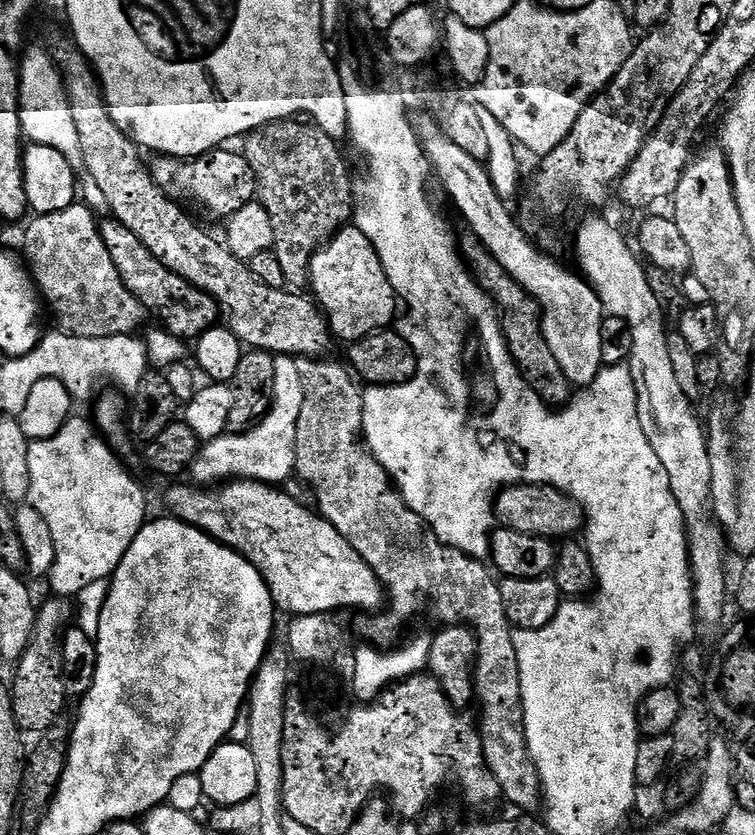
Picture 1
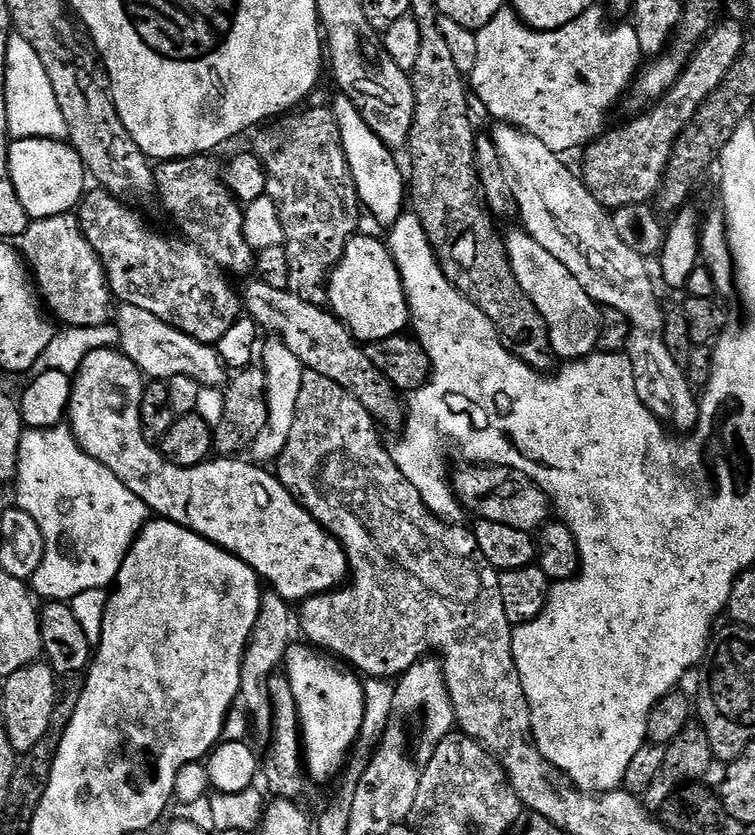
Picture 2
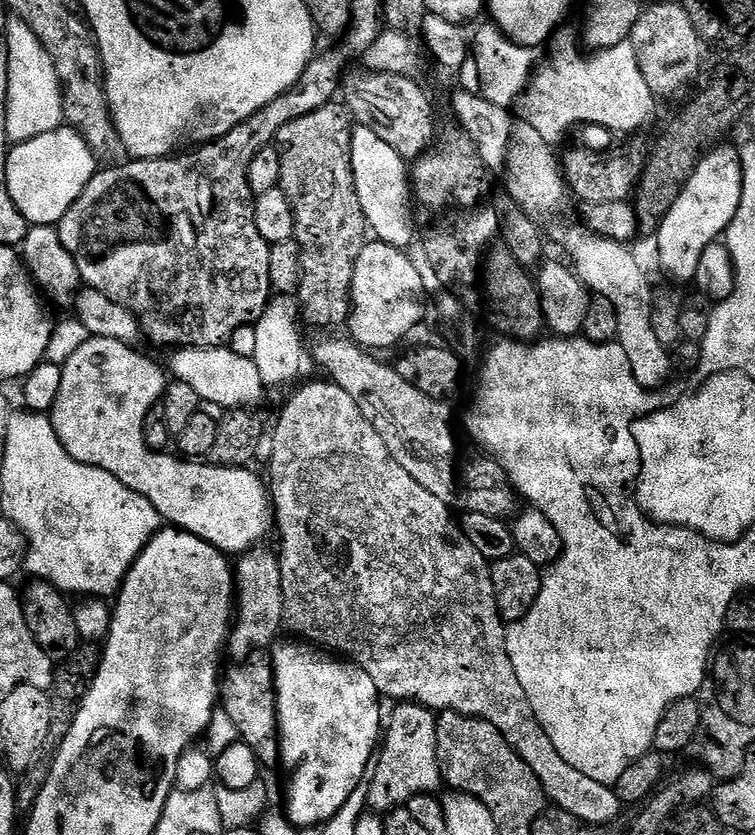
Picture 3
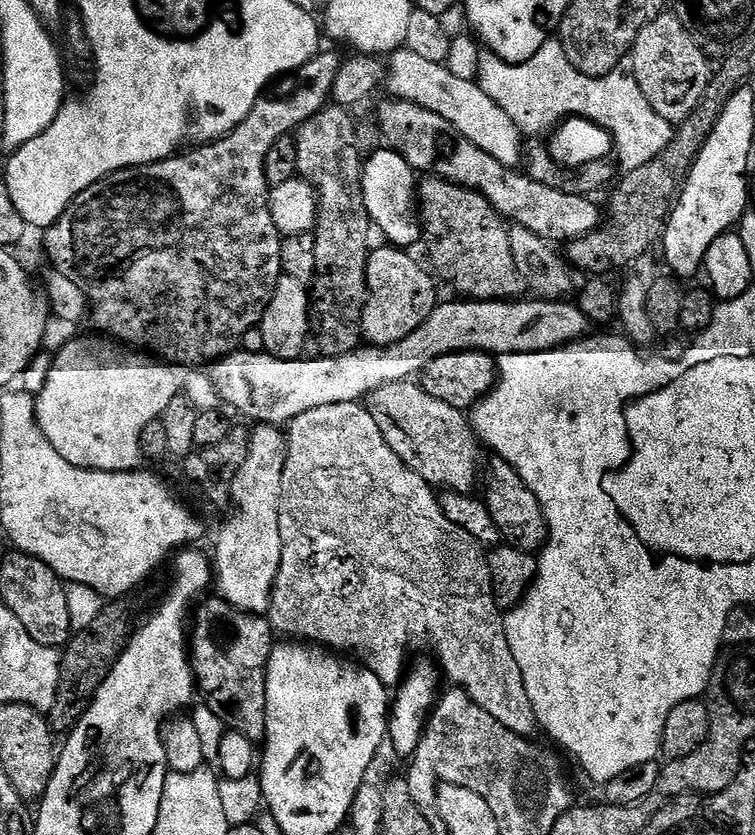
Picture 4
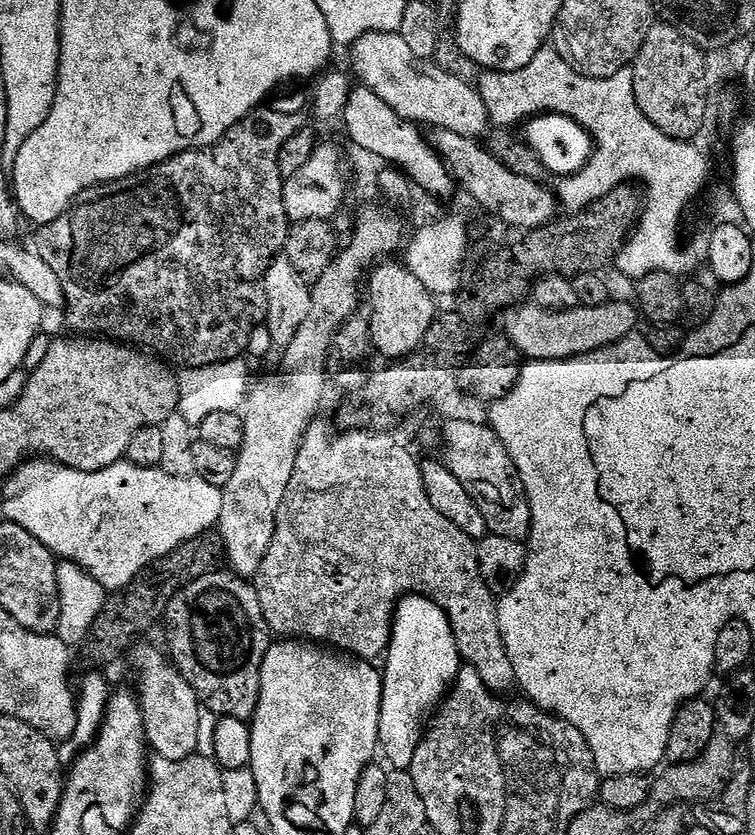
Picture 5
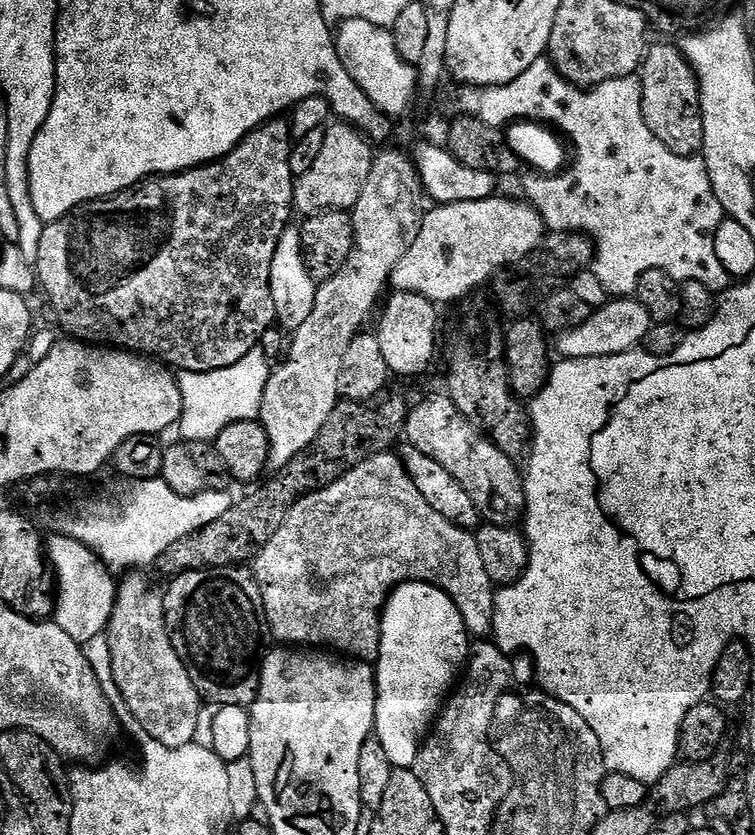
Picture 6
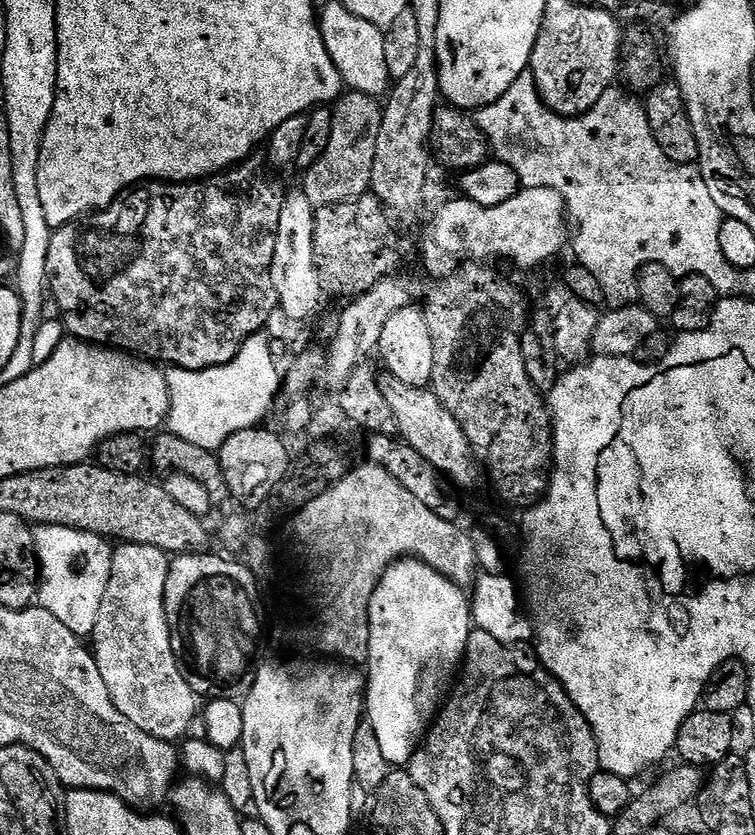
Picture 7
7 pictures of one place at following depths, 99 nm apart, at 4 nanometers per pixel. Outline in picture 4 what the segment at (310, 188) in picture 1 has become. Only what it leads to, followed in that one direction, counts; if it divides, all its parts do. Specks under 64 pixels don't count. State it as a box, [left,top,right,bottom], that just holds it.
[295,106,374,356]

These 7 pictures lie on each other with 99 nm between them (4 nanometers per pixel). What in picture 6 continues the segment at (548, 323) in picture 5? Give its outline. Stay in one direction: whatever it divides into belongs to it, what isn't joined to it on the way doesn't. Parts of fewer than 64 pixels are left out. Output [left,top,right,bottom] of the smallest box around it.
[554,298,654,360]

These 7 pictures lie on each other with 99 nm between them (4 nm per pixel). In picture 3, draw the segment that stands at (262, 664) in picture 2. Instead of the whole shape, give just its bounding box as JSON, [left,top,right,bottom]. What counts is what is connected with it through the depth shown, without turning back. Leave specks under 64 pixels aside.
[227,546,285,662]

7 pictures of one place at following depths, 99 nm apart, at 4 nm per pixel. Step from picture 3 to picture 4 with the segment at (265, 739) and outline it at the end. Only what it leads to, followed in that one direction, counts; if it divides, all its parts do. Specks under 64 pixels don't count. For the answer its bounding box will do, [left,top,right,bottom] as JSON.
[190,598,274,742]

